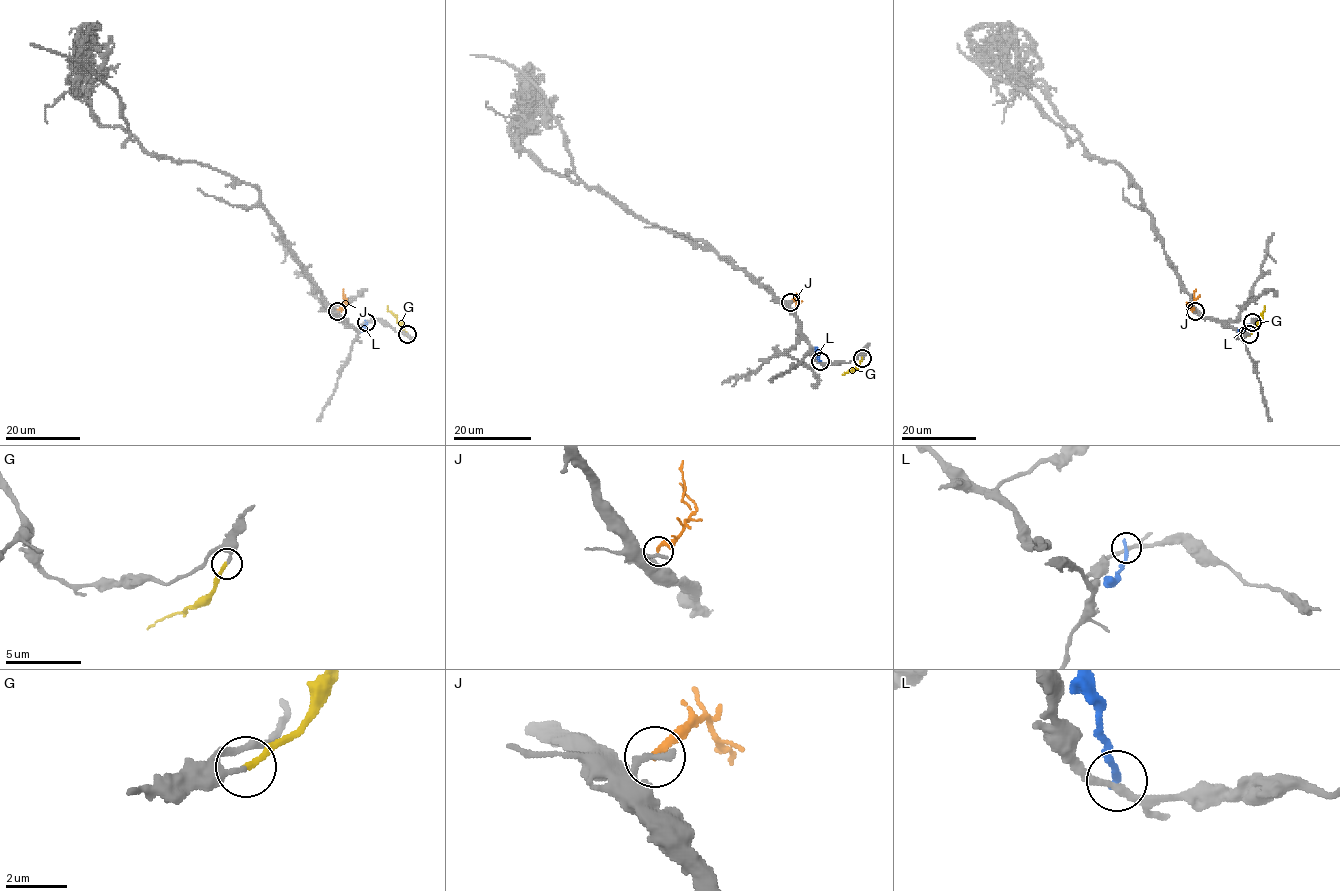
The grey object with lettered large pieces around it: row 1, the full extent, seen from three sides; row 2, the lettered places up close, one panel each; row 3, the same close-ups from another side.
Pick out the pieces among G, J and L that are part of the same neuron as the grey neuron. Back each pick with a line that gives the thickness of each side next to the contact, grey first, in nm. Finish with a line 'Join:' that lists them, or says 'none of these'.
G: calibres 200 and 220 nm
Join: G

